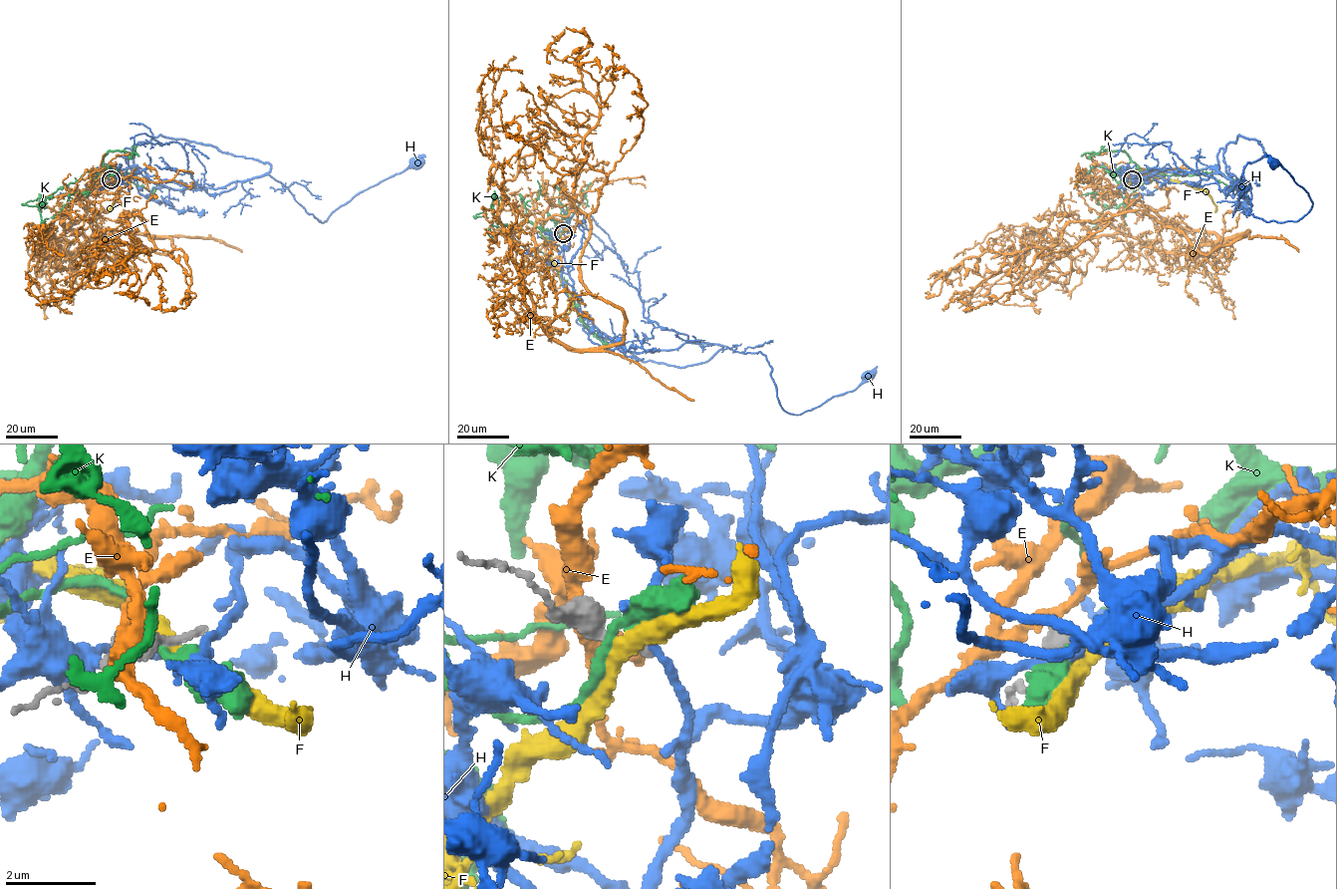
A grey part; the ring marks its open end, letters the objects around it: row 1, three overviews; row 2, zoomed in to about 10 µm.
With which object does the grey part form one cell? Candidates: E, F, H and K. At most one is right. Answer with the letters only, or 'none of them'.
none of them

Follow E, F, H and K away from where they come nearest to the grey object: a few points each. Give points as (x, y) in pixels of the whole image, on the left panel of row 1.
E: (107, 178), (69, 228), (83, 241), (65, 252), (48, 233), (28, 265), (37, 298), (70, 303)
F: (109, 179), (100, 177), (114, 182), (120, 192), (108, 212)
H: (111, 179), (107, 174), (117, 182), (139, 171), (167, 187), (223, 188), (270, 174), (323, 222), (415, 162)
K: (109, 180), (99, 177), (98, 168), (86, 170), (75, 182), (59, 188), (43, 206), (24, 204), (37, 199)

